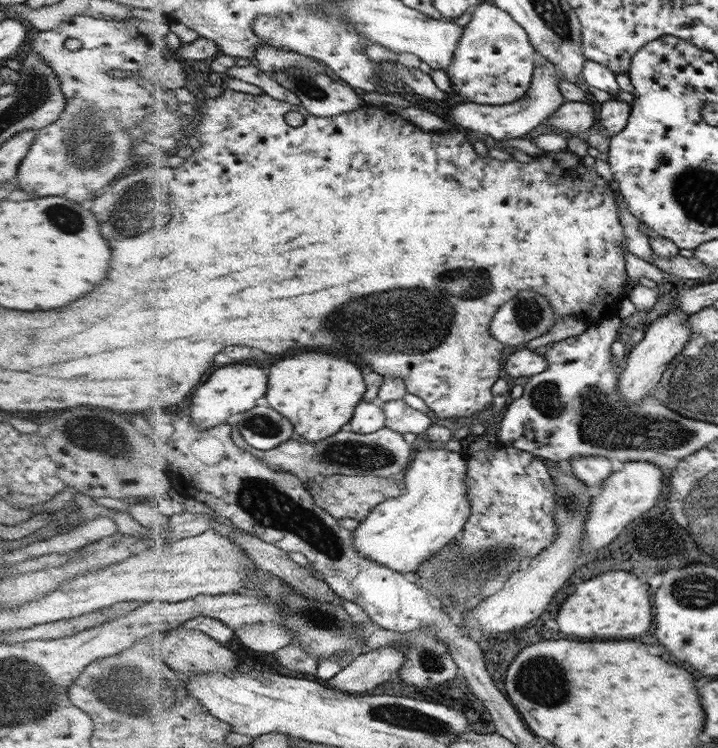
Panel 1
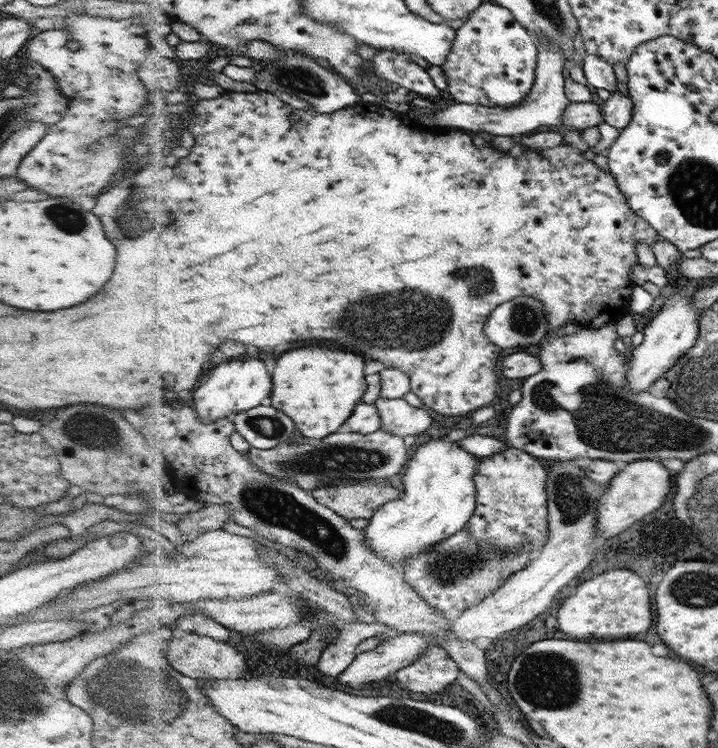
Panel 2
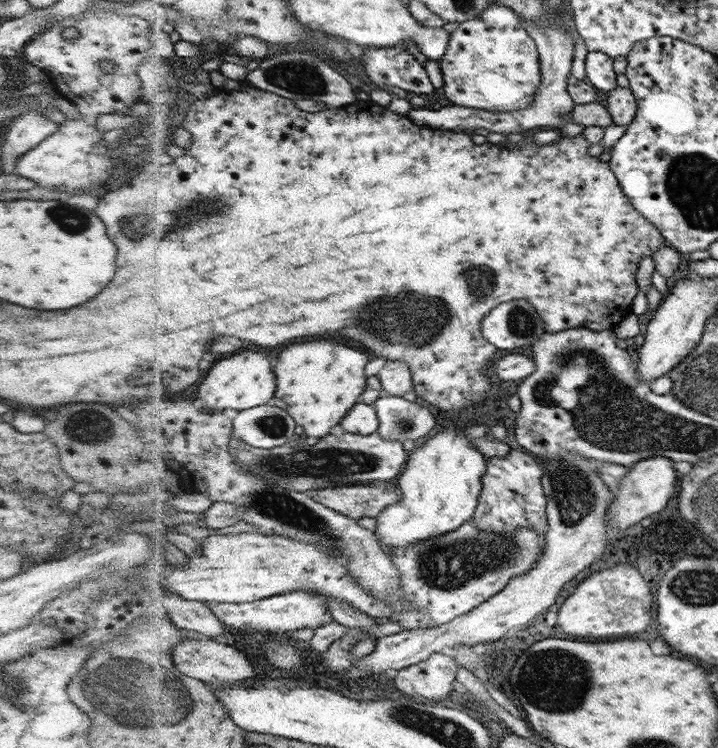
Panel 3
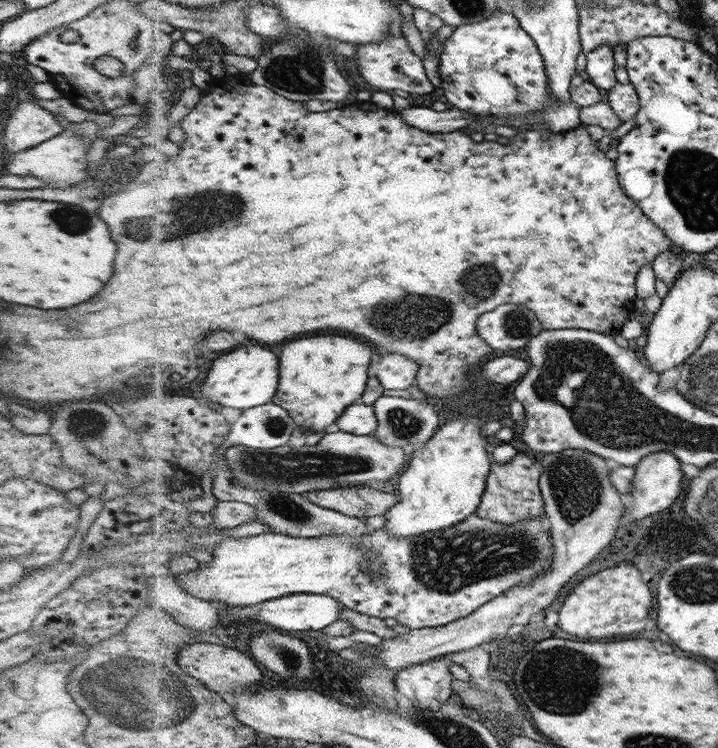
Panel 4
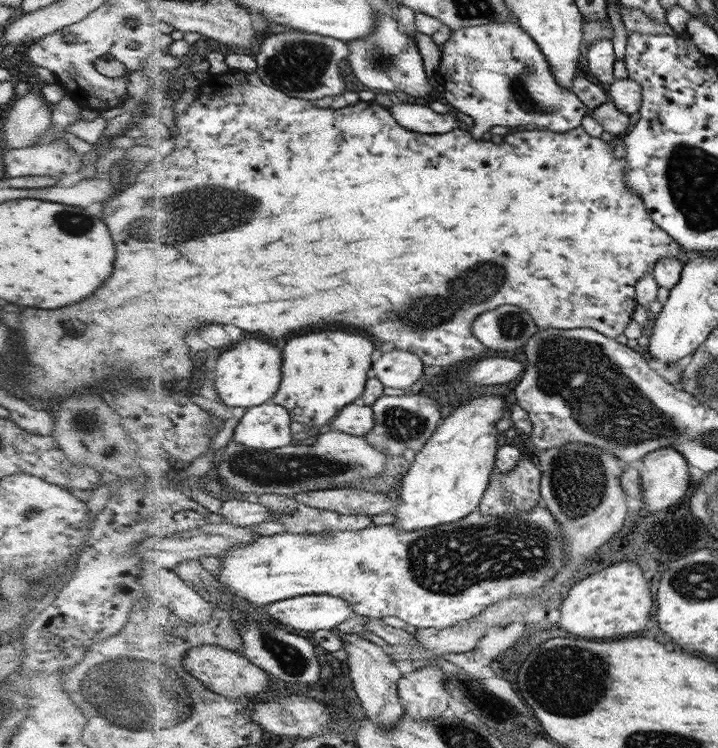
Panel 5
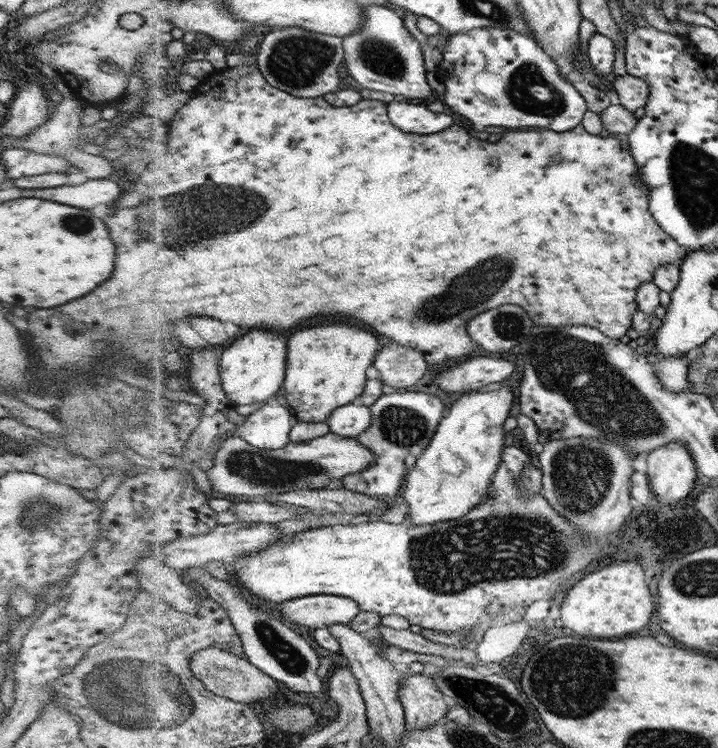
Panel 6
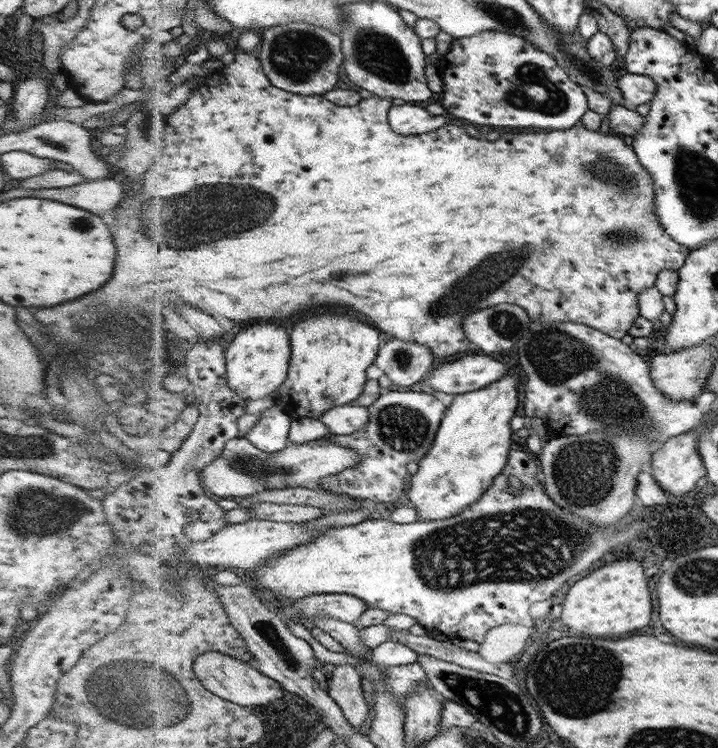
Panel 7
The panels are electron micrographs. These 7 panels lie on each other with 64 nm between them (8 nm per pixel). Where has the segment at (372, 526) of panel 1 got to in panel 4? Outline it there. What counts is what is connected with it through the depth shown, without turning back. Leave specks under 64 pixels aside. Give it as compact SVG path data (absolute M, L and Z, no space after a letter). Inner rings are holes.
M472 412L438 428L430 441L418 447L409 457L406 471L400 475L400 503L387 513L386 529L396 538L411 538L438 530L445 530L467 521L479 509L487 478L490 460L486 450L486 436L478 436L482 418Z

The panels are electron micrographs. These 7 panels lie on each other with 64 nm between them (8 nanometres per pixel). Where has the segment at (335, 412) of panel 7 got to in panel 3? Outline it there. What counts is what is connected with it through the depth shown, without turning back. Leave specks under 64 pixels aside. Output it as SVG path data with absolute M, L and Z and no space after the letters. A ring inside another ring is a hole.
M360 402L352 409L352 412L336 426L334 432L338 432L338 434L373 435L379 432L380 427L381 420L376 405Z

